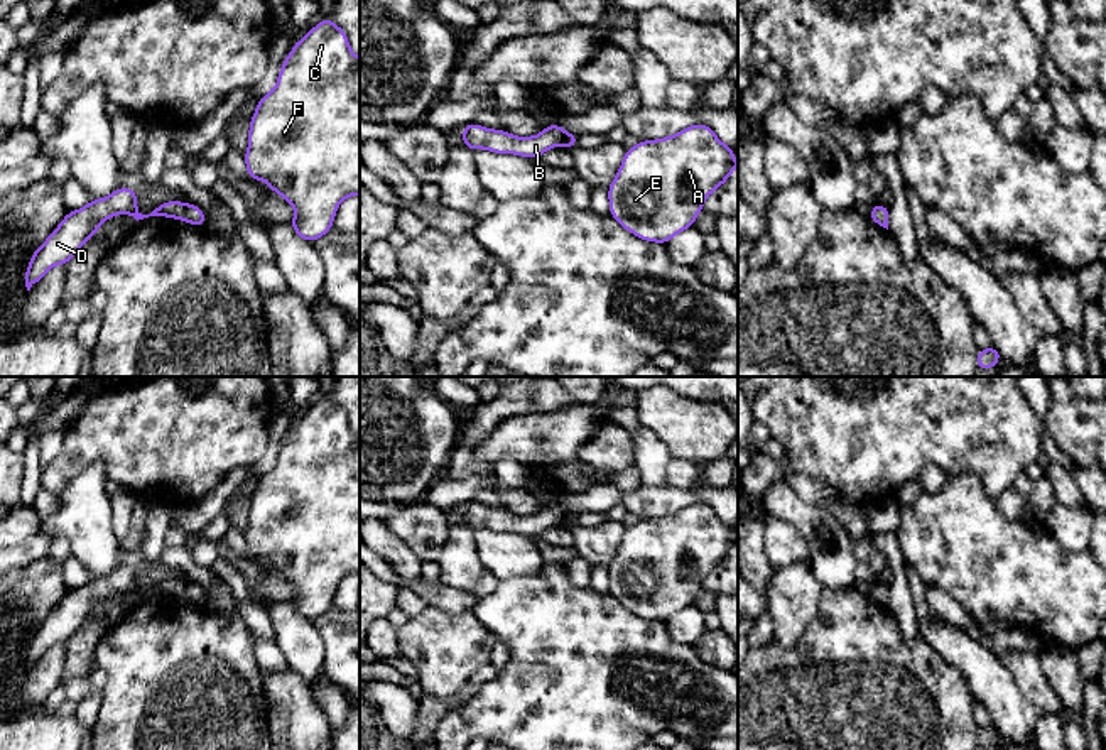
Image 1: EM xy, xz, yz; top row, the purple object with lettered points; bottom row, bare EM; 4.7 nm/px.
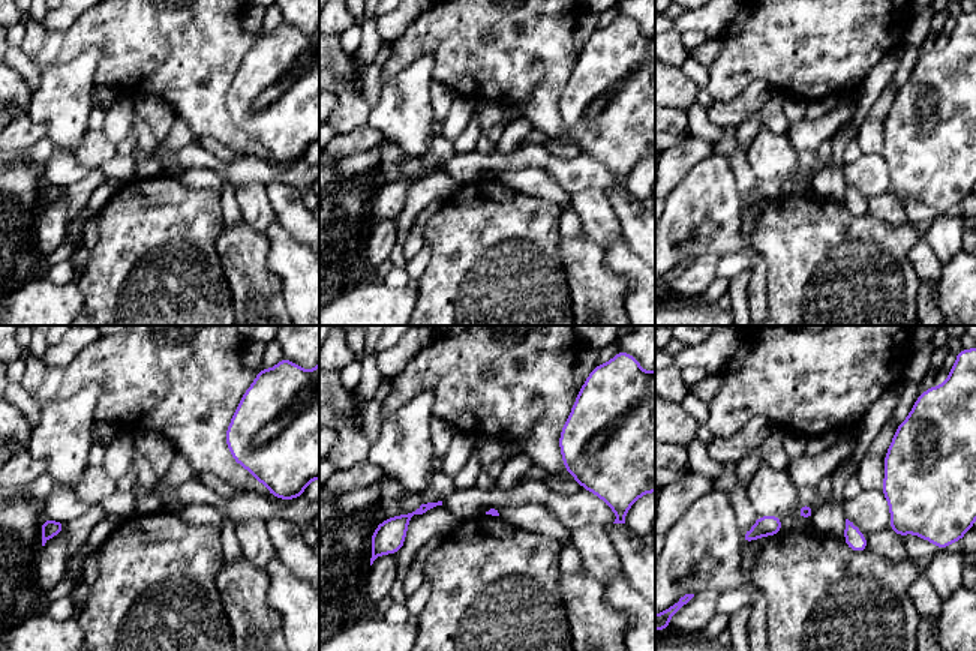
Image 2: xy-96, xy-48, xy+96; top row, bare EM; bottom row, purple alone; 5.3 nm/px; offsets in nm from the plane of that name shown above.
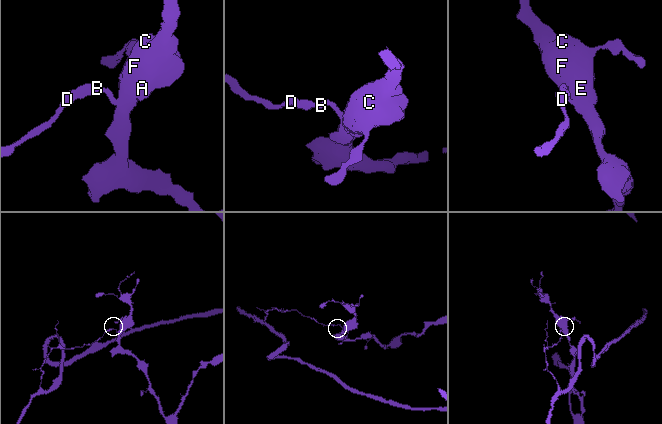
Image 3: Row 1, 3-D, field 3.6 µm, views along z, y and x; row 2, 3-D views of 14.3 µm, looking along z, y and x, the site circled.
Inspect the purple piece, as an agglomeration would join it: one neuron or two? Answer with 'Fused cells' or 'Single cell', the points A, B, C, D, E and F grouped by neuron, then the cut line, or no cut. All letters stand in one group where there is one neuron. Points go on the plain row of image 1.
Fused cells. Groups: A C E F / B D. Split along xy (188, 583), (181, 597)

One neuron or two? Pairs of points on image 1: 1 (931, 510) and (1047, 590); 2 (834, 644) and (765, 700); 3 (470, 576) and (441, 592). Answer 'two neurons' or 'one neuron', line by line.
1: one neuron
2: one neuron
3: two neurons

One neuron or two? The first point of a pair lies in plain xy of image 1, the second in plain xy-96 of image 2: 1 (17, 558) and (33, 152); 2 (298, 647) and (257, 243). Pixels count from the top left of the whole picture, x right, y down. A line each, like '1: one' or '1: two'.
1: two
2: two

